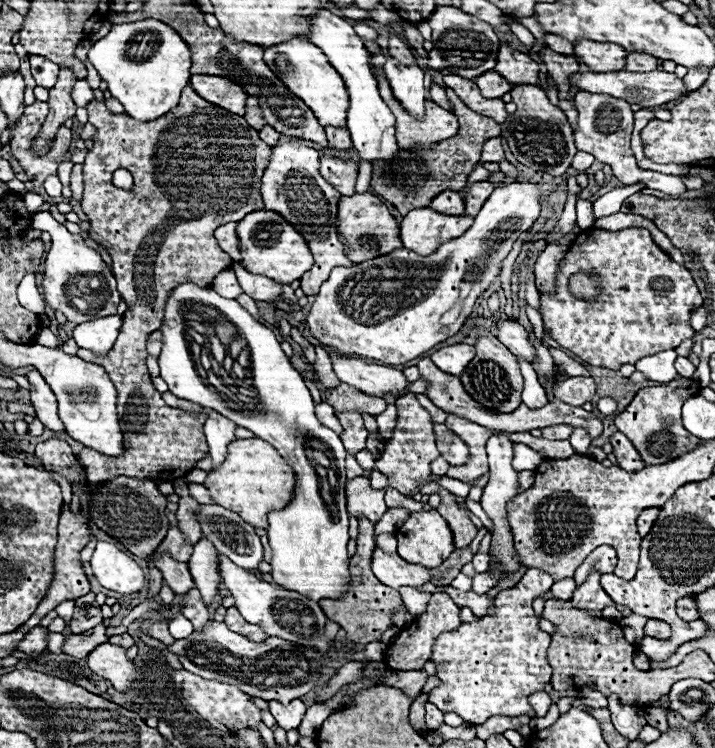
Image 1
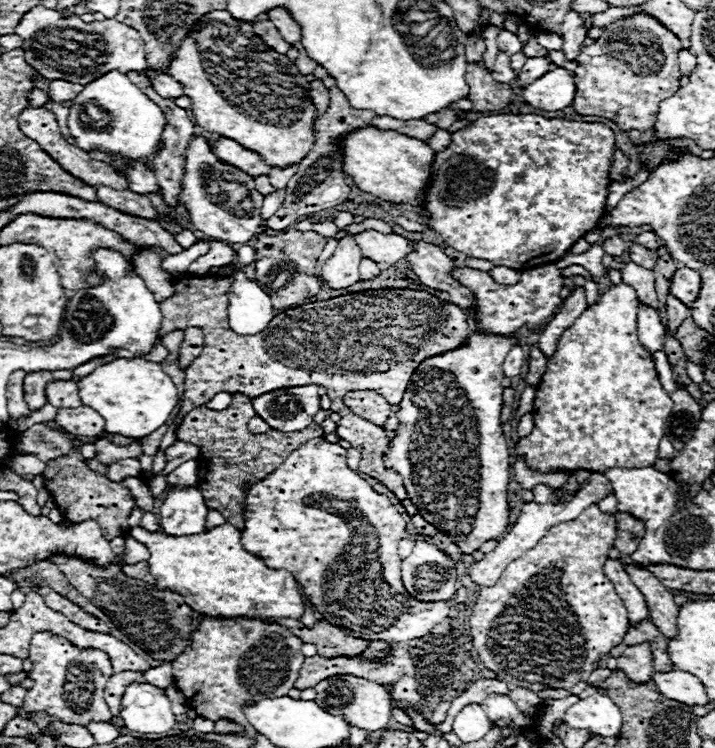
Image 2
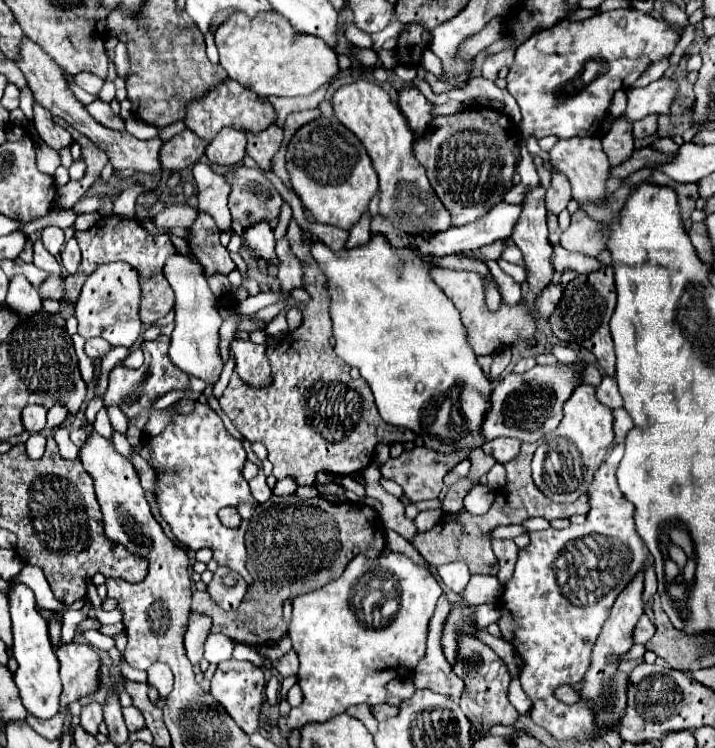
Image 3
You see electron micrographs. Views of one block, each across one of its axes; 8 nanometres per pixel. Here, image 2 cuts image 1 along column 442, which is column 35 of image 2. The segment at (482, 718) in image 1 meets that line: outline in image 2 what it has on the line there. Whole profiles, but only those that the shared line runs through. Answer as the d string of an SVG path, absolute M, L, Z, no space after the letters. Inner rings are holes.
M36 632L30 640L30 656L28 658L32 660L32 670L28 672L28 678L34 680L34 686L26 690L24 704L22 704L24 710L46 712L66 724L80 724L80 726L86 726L90 722L110 722L112 714L110 714L110 708L104 700L104 688L106 688L108 678L114 672L112 672L112 664L110 664L110 658L106 652L92 650L92 648L80 650L72 642L68 642L66 638L54 636L50 632Z

